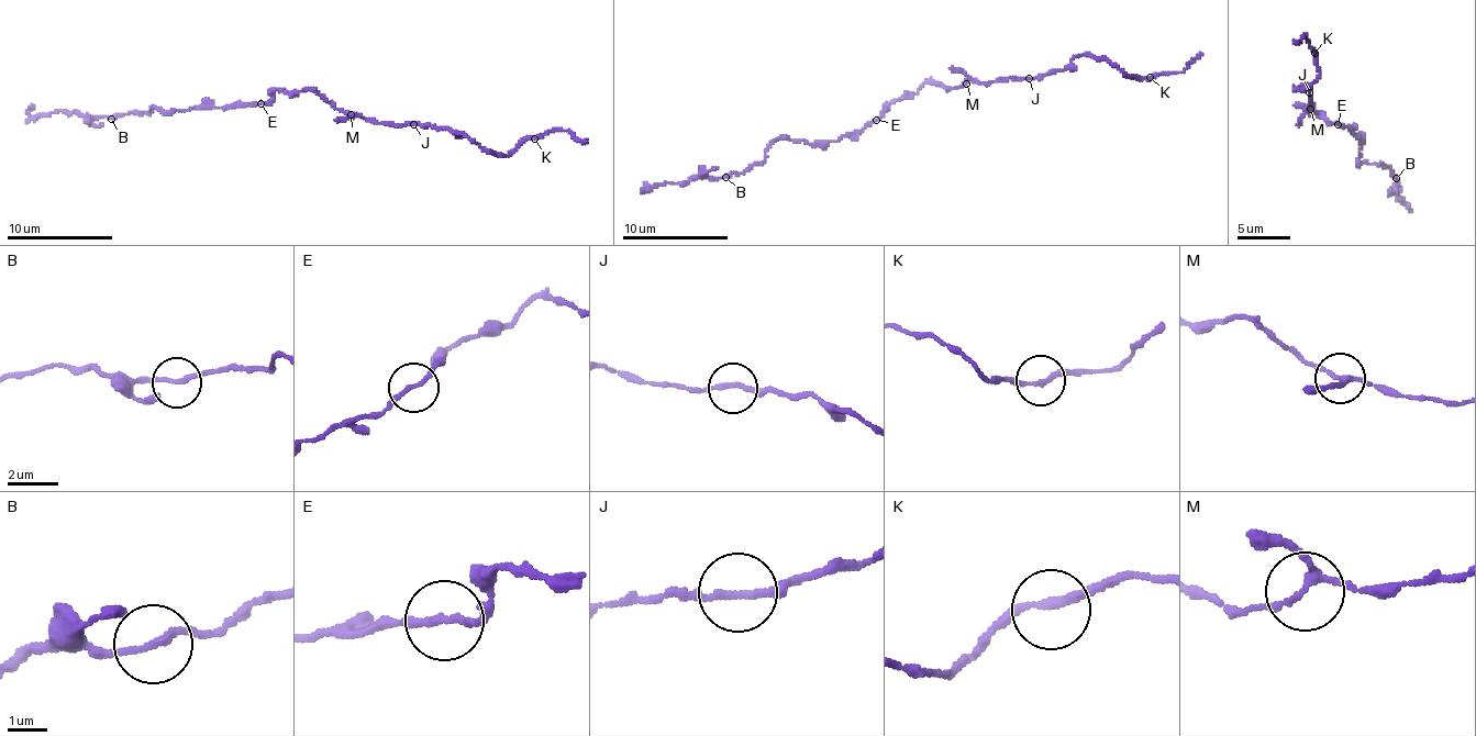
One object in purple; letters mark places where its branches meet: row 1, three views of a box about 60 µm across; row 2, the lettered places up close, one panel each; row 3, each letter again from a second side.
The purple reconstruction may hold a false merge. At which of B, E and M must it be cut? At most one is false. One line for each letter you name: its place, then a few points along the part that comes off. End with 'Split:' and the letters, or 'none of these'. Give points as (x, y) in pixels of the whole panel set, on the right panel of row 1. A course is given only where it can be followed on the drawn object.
Split: none of these

